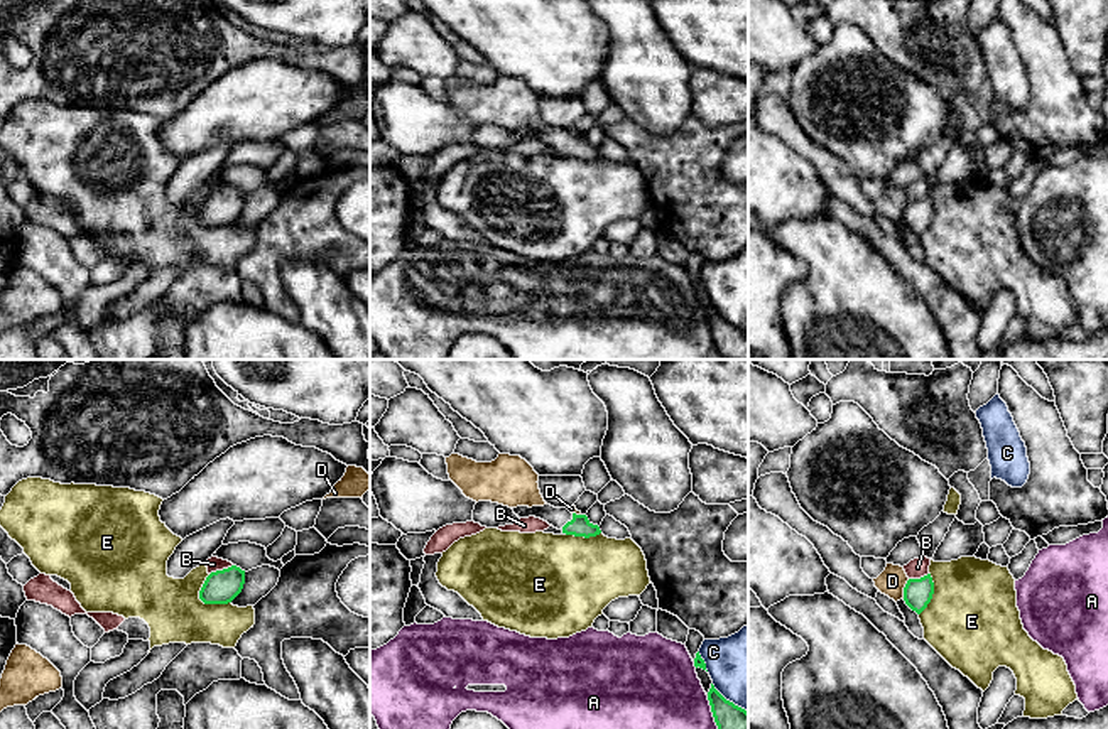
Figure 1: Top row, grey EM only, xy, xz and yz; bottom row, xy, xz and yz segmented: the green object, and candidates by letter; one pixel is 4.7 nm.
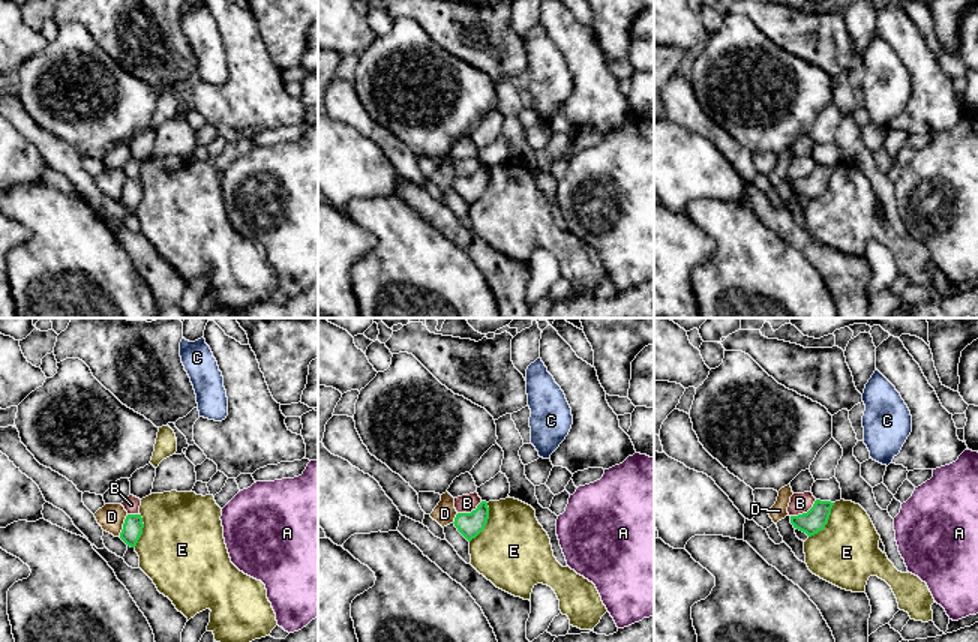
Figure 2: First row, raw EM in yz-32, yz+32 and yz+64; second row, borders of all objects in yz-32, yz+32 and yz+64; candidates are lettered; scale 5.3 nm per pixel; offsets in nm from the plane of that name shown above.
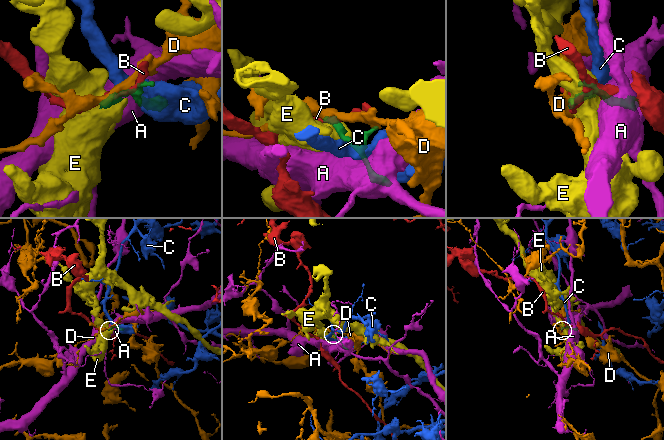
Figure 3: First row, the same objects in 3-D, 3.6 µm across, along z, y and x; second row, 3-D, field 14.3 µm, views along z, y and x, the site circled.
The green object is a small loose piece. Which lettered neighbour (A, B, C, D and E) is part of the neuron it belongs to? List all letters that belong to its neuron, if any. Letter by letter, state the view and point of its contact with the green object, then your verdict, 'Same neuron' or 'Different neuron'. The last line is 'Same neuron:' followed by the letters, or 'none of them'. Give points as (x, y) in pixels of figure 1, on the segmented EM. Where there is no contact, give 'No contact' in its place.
A: Touches green at xz (711, 711). Different neuron
B: Touches green at xy (220, 571). Different neuron
C: Touches green at xz (728, 701). Different neuron
D: Touches green at yz (904, 589). Different neuron
E: Touches green at xy (203, 601). Different neuron
Same neuron: none of them

